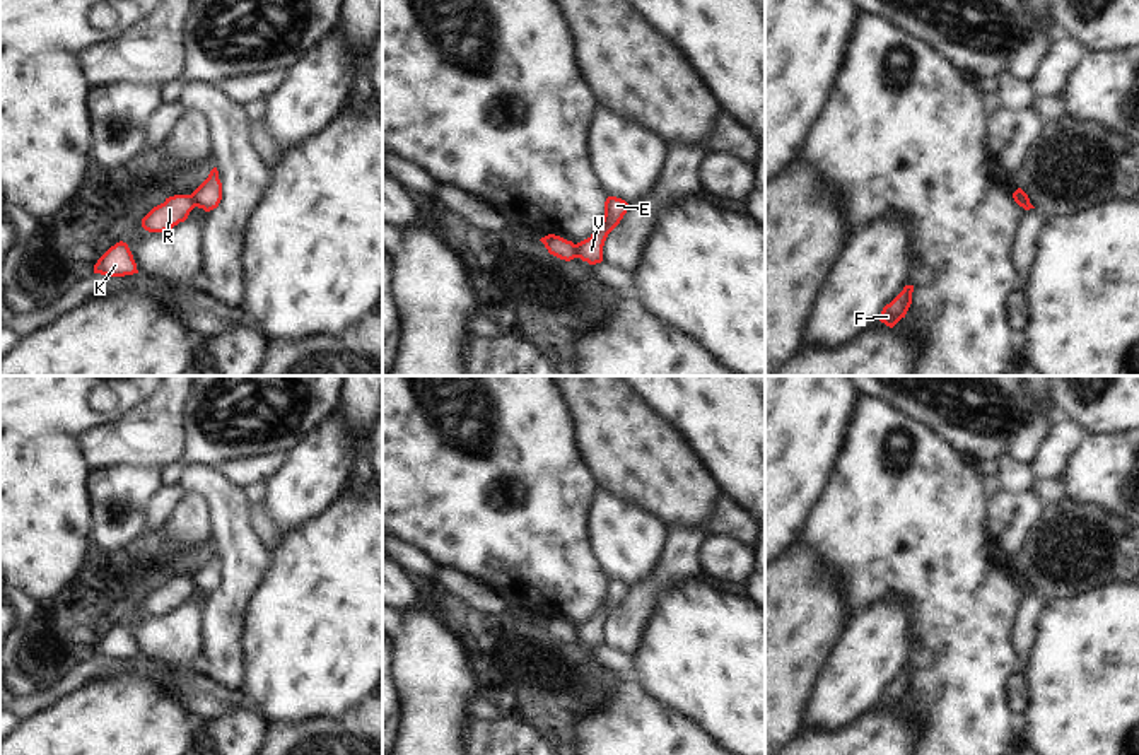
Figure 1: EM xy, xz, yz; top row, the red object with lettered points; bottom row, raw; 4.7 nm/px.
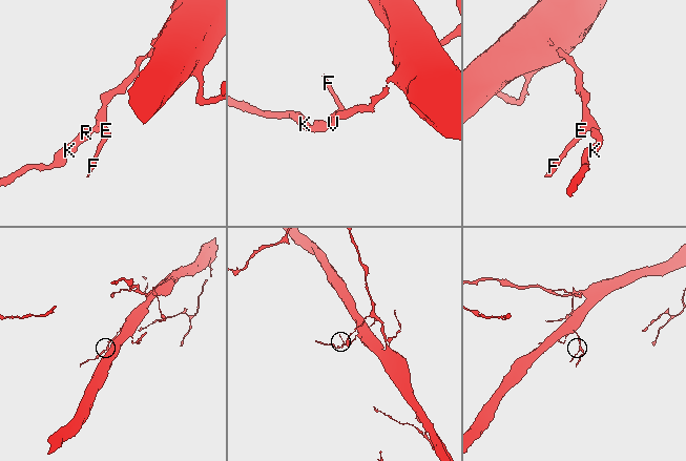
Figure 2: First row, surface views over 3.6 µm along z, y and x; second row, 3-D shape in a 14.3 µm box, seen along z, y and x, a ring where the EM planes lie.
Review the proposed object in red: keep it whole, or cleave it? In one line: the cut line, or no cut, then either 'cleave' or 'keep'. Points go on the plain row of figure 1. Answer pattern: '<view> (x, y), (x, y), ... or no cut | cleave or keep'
xz (574, 627), (578, 639) | cleave

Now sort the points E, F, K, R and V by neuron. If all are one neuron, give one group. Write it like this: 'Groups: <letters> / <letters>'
Groups: E F V / K R

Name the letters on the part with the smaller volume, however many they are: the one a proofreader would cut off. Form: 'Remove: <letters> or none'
Remove: K, R

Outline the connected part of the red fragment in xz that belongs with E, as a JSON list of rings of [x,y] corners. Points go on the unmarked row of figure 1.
[[[608,579],[605,584],[605,598],[599,610],[584,623],[575,627],[577,641],[596,647],[603,644],[603,629],[608,617],[620,606],[627,596],[628,586],[616,579]]]

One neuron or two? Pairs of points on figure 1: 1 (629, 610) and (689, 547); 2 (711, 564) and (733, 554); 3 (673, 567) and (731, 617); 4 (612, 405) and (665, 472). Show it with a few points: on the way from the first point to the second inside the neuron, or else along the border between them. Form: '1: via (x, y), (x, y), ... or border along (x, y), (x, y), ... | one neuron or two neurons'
1: via (644, 595), (677, 562) | one neuron
2: via (716, 559), (728, 559) | one neuron
3: border along (699, 573), (668, 586), (654, 602) | two neurons
4: via (615, 422), (648, 455) | one neuron

